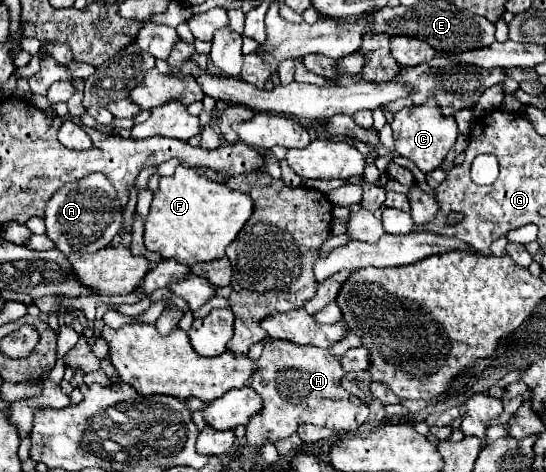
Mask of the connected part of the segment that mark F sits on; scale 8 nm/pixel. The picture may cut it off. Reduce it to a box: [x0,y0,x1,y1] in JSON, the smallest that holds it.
[145,165,253,267]

